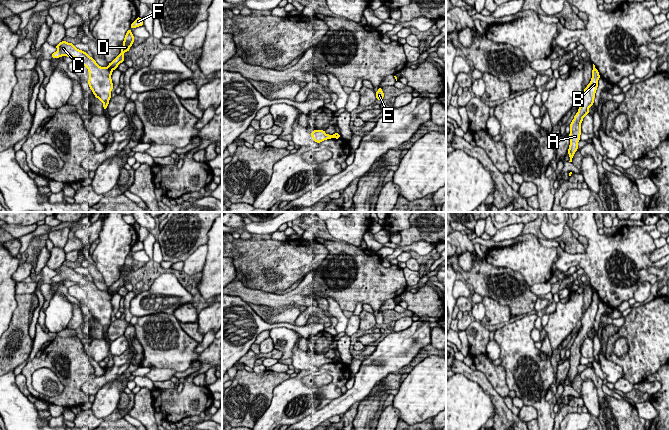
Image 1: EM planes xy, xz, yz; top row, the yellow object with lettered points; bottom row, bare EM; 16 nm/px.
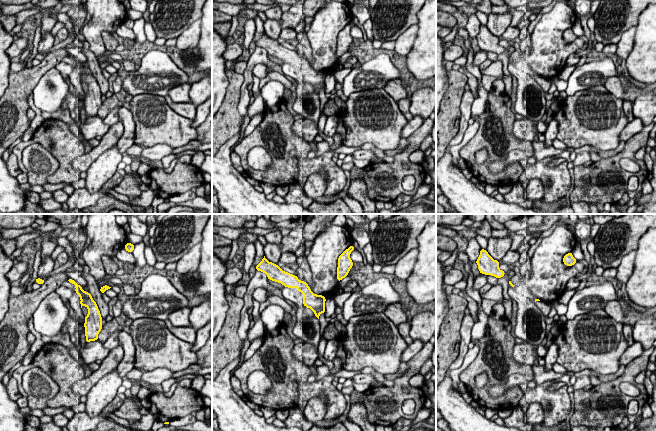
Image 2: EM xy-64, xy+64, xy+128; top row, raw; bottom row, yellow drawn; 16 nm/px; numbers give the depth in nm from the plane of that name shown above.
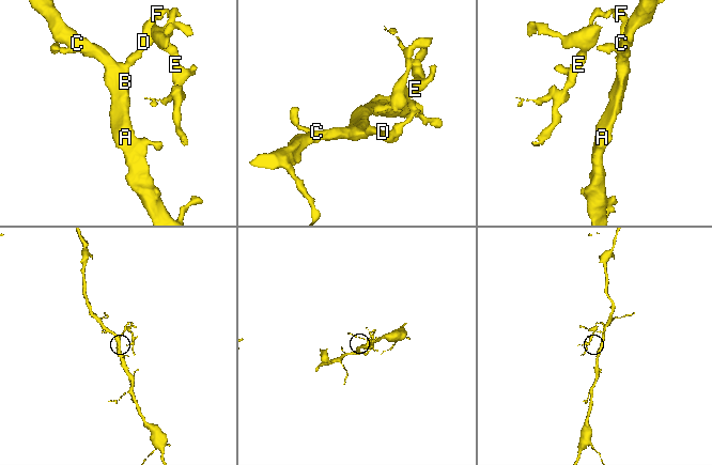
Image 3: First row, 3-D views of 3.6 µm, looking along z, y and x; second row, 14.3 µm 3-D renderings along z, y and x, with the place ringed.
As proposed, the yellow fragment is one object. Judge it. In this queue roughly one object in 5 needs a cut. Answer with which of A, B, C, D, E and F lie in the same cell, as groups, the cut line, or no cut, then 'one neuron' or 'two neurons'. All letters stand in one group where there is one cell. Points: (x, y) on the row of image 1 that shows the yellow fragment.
A B C / D E F | xy (108, 67), (111, 71) | two neurons

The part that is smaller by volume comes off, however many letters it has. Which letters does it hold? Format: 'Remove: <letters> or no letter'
Remove: D, E, F

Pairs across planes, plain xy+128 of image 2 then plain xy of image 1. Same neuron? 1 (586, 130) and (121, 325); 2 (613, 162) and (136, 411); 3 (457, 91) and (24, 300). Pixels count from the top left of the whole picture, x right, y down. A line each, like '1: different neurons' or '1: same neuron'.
1: different neurons
2: different neurons
3: same neuron

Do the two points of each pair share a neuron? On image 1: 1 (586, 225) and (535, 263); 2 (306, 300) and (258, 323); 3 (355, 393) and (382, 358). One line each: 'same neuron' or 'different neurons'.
1: different neurons
2: different neurons
3: same neuron

